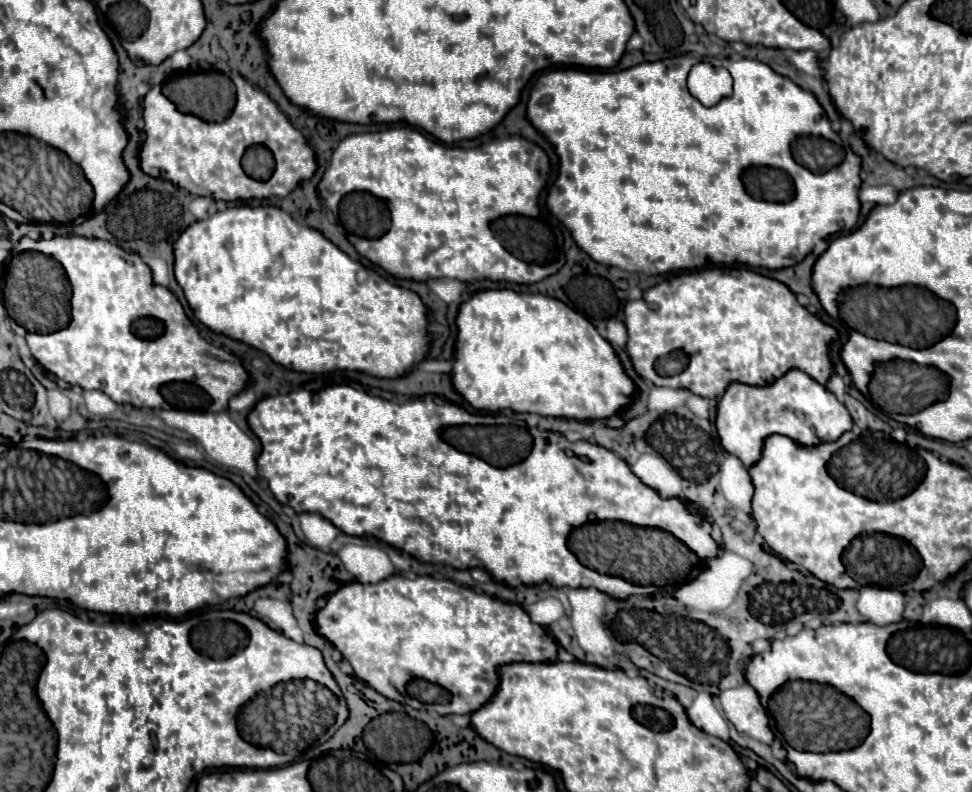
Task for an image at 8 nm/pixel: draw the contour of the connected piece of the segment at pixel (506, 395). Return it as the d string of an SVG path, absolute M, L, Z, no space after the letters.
M486 290L486 292L478 292L474 294L470 300L466 300L460 306L458 318L458 342L456 342L456 358L454 358L454 370L452 370L452 384L454 388L478 410L504 410L504 408L512 408L514 412L534 412L540 416L554 416L554 418L570 418L570 420L602 420L602 418L610 418L618 412L624 412L632 400L638 396L638 386L630 380L630 376L624 372L624 366L620 362L620 358L616 356L614 348L610 346L608 340L604 340L598 330L594 328L594 324L590 320L586 320L582 314L574 312L568 304L550 298L550 296L542 296L542 294L518 294L514 290Z

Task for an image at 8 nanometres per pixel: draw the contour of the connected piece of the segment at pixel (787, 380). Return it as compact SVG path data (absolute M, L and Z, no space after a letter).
M788 370L768 386L730 384L718 402L716 428L722 446L750 468L760 460L764 440L772 434L784 434L802 446L816 446L836 442L844 432L852 430L852 418L826 386L802 370Z

